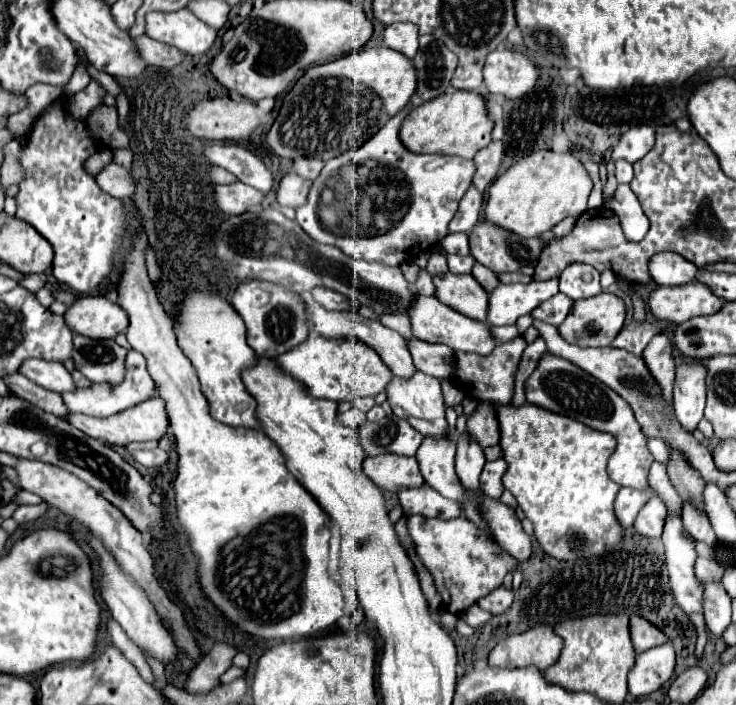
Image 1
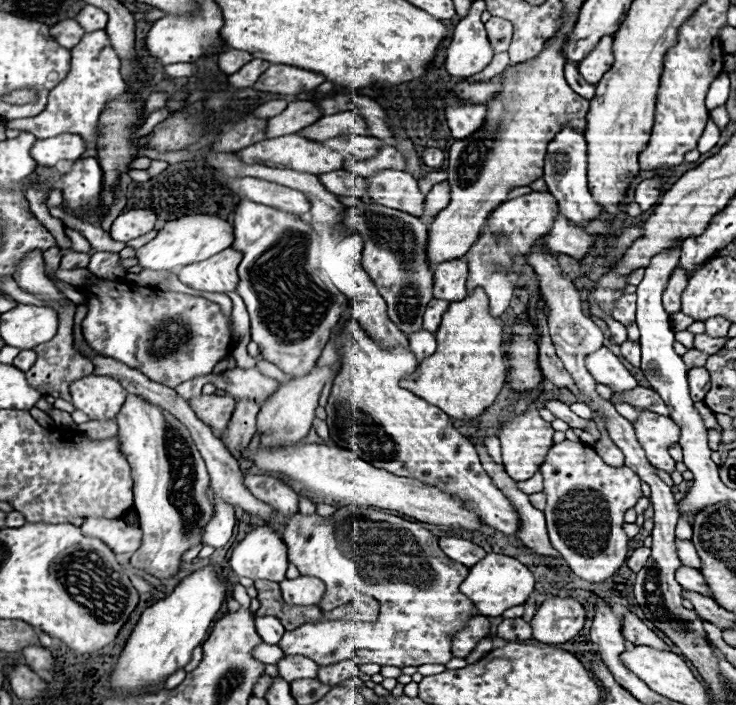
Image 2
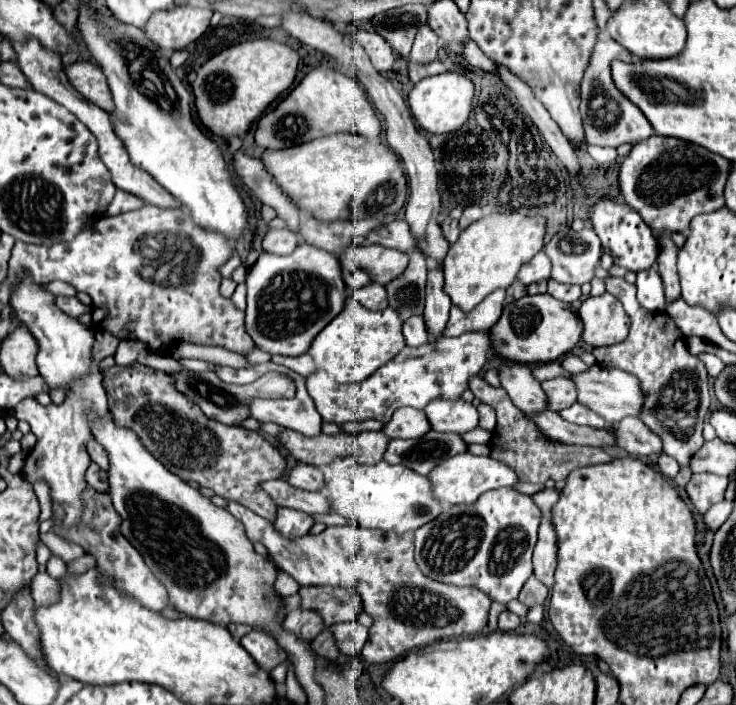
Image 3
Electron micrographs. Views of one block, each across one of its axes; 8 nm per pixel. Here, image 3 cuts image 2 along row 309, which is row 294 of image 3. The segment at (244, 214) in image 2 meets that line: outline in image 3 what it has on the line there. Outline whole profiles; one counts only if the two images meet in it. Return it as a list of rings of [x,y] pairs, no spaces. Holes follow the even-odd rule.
[[[302,242],[292,254],[278,256],[270,252],[262,252],[254,266],[248,268],[246,276],[248,286],[248,306],[246,306],[246,332],[254,340],[258,348],[268,354],[282,354],[282,356],[300,356],[304,354],[312,340],[316,338],[322,328],[326,328],[346,306],[348,292],[342,278],[342,262],[336,254],[316,248],[312,244]]]

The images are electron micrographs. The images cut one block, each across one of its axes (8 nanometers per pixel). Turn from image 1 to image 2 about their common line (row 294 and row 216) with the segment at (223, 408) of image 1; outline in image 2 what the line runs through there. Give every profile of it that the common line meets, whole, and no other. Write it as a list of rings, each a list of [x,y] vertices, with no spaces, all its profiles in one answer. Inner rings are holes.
[[[194,214],[184,216],[180,220],[170,220],[164,224],[164,228],[158,232],[158,236],[148,242],[146,246],[136,250],[138,264],[148,270],[178,270],[182,266],[202,262],[226,248],[230,248],[234,242],[234,228],[220,216],[212,214]]]

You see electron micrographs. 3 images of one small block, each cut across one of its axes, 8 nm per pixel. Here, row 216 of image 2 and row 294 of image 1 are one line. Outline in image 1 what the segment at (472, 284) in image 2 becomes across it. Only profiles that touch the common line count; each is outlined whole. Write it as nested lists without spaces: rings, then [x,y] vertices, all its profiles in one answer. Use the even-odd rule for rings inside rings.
[[[558,280],[530,282],[530,284],[500,284],[488,296],[488,316],[490,326],[508,326],[524,314],[530,314],[544,300],[552,298],[558,290]]]

